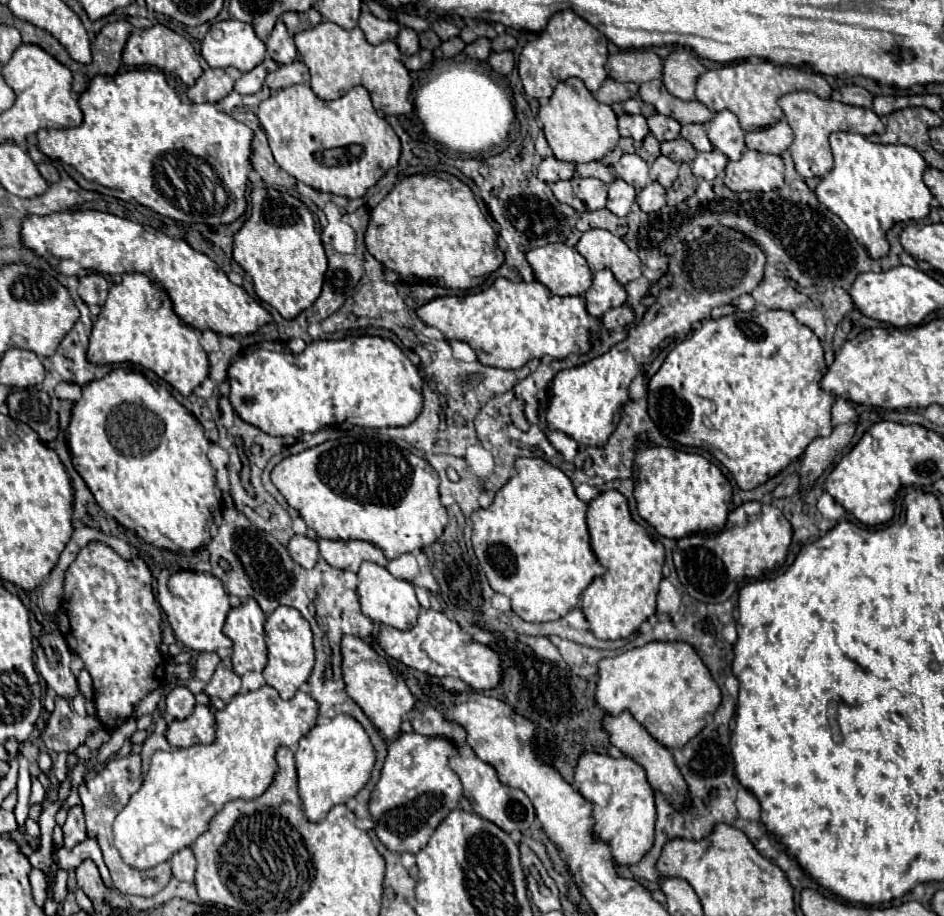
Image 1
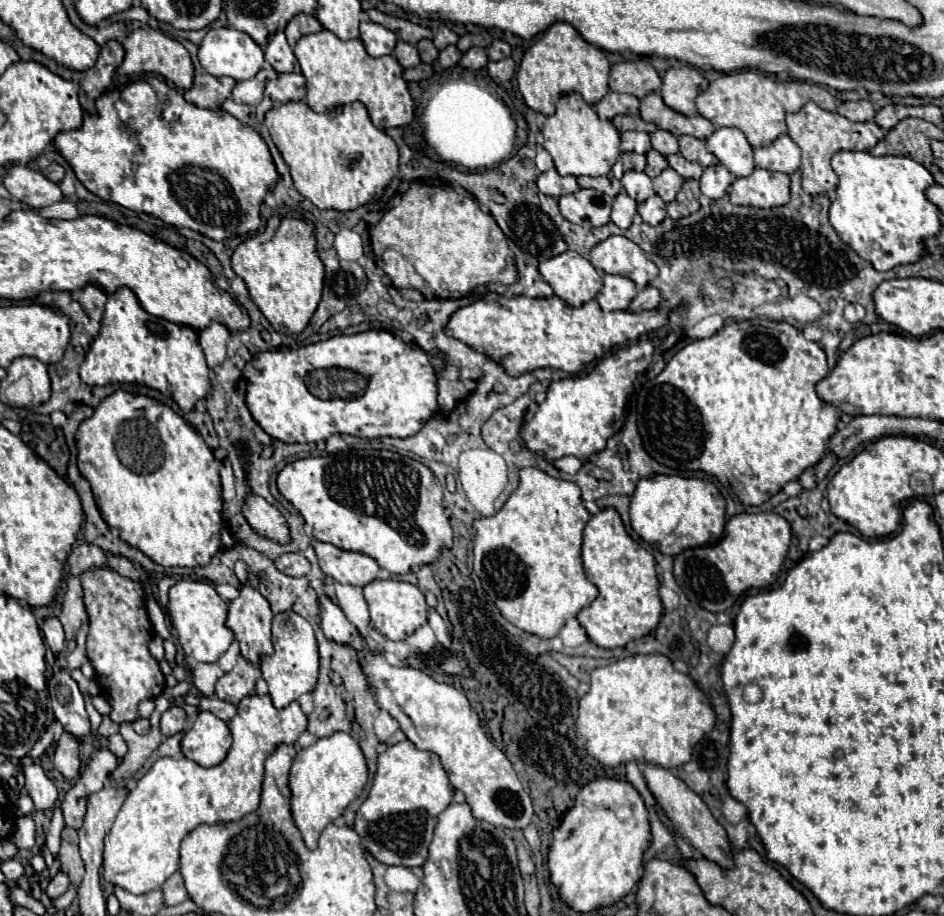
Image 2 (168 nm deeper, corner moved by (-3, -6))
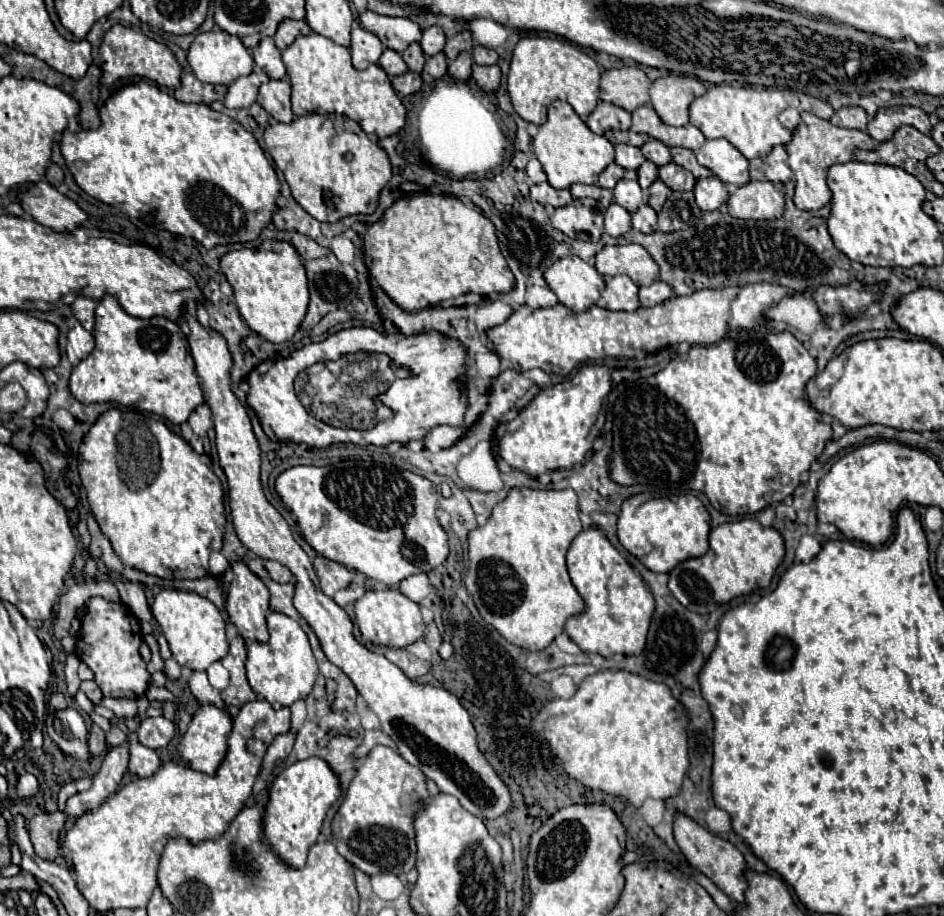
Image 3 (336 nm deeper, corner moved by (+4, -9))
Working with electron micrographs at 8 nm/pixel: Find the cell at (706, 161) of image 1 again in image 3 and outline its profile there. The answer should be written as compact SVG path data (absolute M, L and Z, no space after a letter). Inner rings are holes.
M717 176L699 178L695 182L695 200L703 212L717 210L727 200L727 184L721 182Z

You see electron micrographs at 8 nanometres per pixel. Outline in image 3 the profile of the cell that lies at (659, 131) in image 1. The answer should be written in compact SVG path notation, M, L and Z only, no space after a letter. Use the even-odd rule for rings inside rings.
M655 138L649 140L649 142L645 142L645 144L641 146L641 152L645 154L647 160L651 160L651 162L657 164L657 166L663 166L663 164L671 162L671 152L669 152L669 148L667 148L663 142L655 140Z

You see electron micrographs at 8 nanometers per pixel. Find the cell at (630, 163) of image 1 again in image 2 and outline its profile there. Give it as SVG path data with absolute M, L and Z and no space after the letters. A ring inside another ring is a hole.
M626 171L624 177L622 177L620 181L622 181L624 191L626 191L634 201L638 201L638 203L646 201L646 199L654 193L654 189L652 189L652 181L650 181L650 177L648 177L646 173Z

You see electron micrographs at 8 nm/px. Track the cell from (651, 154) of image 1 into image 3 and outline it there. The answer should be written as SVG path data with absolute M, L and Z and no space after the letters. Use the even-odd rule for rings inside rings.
M643 162L643 166L639 166L639 170L637 170L637 174L639 174L639 184L641 184L641 188L645 190L645 188L649 188L655 180L657 180L657 166L653 164L653 162Z

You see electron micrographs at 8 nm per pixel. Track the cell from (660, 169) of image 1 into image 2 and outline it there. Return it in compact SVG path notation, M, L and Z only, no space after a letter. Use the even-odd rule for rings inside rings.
M668 167L666 171L662 171L662 173L654 179L654 191L656 191L666 203L670 203L670 201L674 201L674 197L676 197L676 193L680 191L682 183L684 183L684 179L682 179L674 169Z

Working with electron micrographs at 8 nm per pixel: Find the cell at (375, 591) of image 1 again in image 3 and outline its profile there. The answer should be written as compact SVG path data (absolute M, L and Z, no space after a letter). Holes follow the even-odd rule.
M367 590L357 602L355 602L355 616L359 630L367 642L393 646L393 648L405 648L407 644L419 640L425 636L425 622L421 618L419 604L409 600L399 590Z

